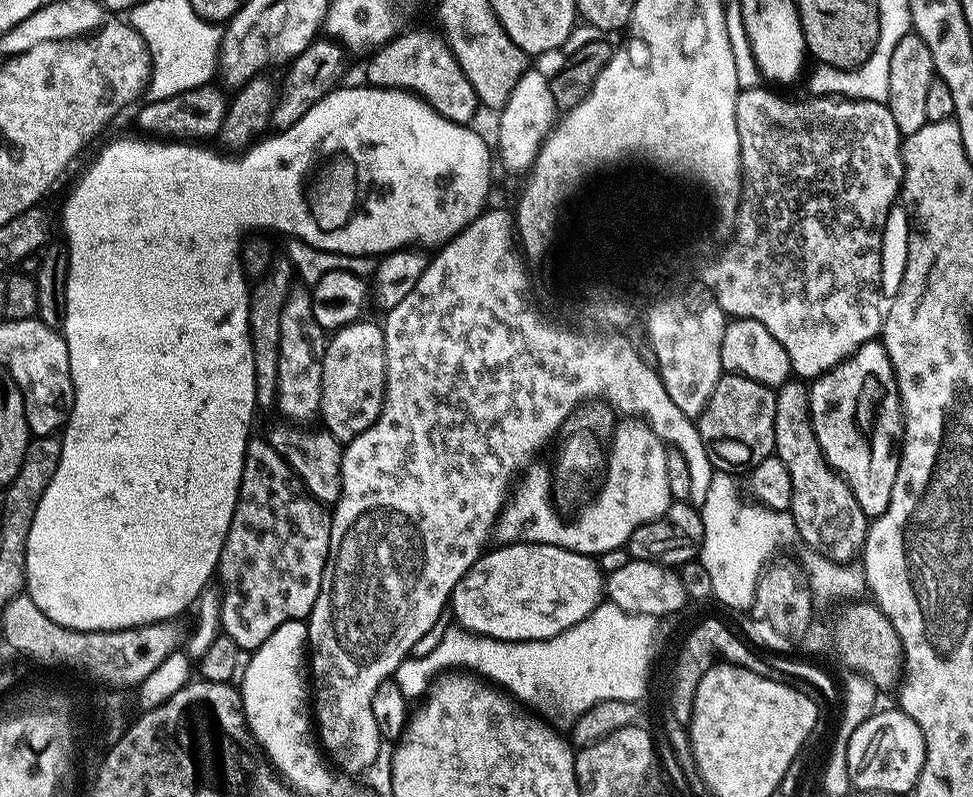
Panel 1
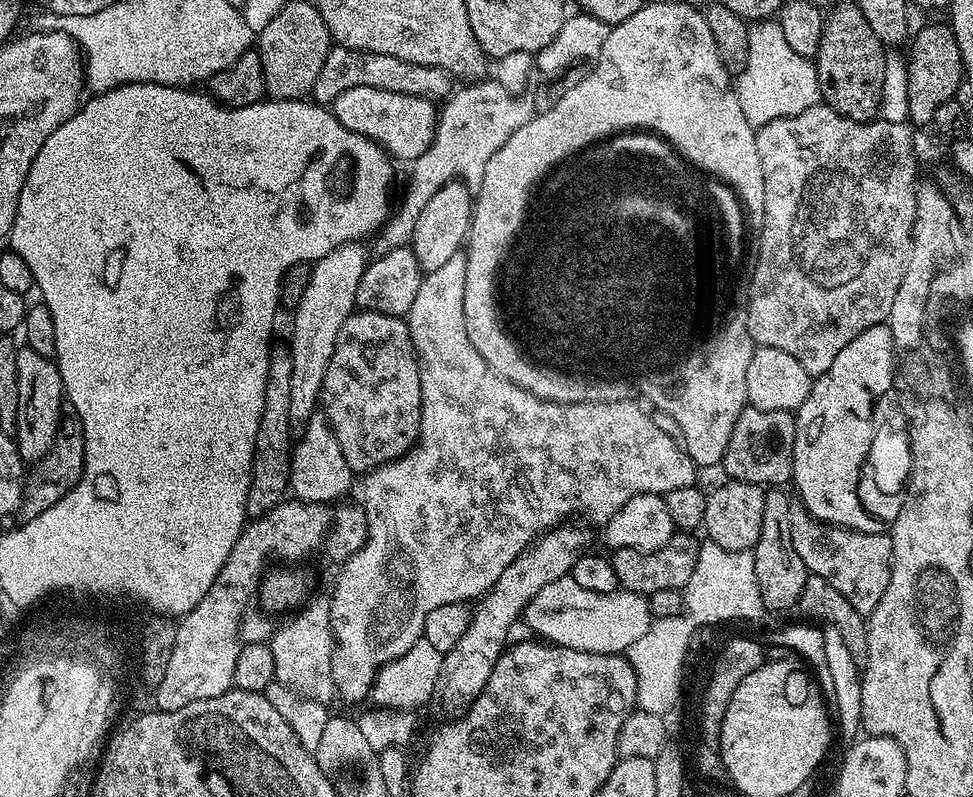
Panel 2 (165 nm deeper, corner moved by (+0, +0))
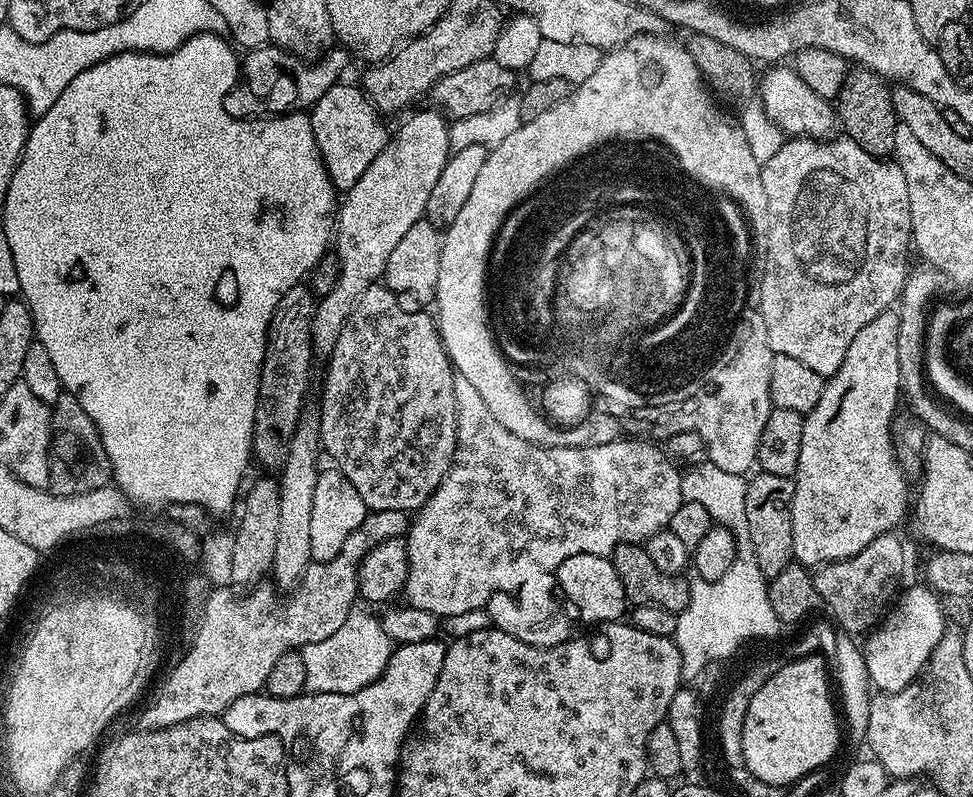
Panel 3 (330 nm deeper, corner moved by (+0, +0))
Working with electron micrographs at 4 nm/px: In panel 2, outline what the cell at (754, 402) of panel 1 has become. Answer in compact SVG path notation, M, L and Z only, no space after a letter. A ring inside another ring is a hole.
M745 407L738 422L734 422L734 434L730 434L730 446L726 446L722 461L729 477L763 486L787 485L792 479L795 429L796 418L793 413Z

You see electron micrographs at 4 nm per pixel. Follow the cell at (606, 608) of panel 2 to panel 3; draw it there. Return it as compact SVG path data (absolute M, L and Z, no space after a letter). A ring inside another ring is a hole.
M553 573L534 574L515 592L499 592L488 600L486 615L489 616L491 627L502 630L530 646L549 648L569 639L568 616L560 609L561 601L552 597L554 592Z

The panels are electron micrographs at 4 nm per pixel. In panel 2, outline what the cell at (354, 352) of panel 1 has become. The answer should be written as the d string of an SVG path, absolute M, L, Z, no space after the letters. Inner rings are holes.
M353 311L346 318L324 375L322 411L354 474L367 474L381 462L407 451L420 431L420 362L407 323L399 316Z

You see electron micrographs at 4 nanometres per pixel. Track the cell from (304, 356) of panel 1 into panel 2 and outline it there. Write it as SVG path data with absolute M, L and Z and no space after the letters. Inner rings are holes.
M323 411L313 412L312 417L302 426L301 434L292 449L292 465L288 487L291 495L307 504L331 505L332 500L339 501L352 488L354 473L342 454L342 446L338 446L338 438L334 438L334 430L329 426Z

